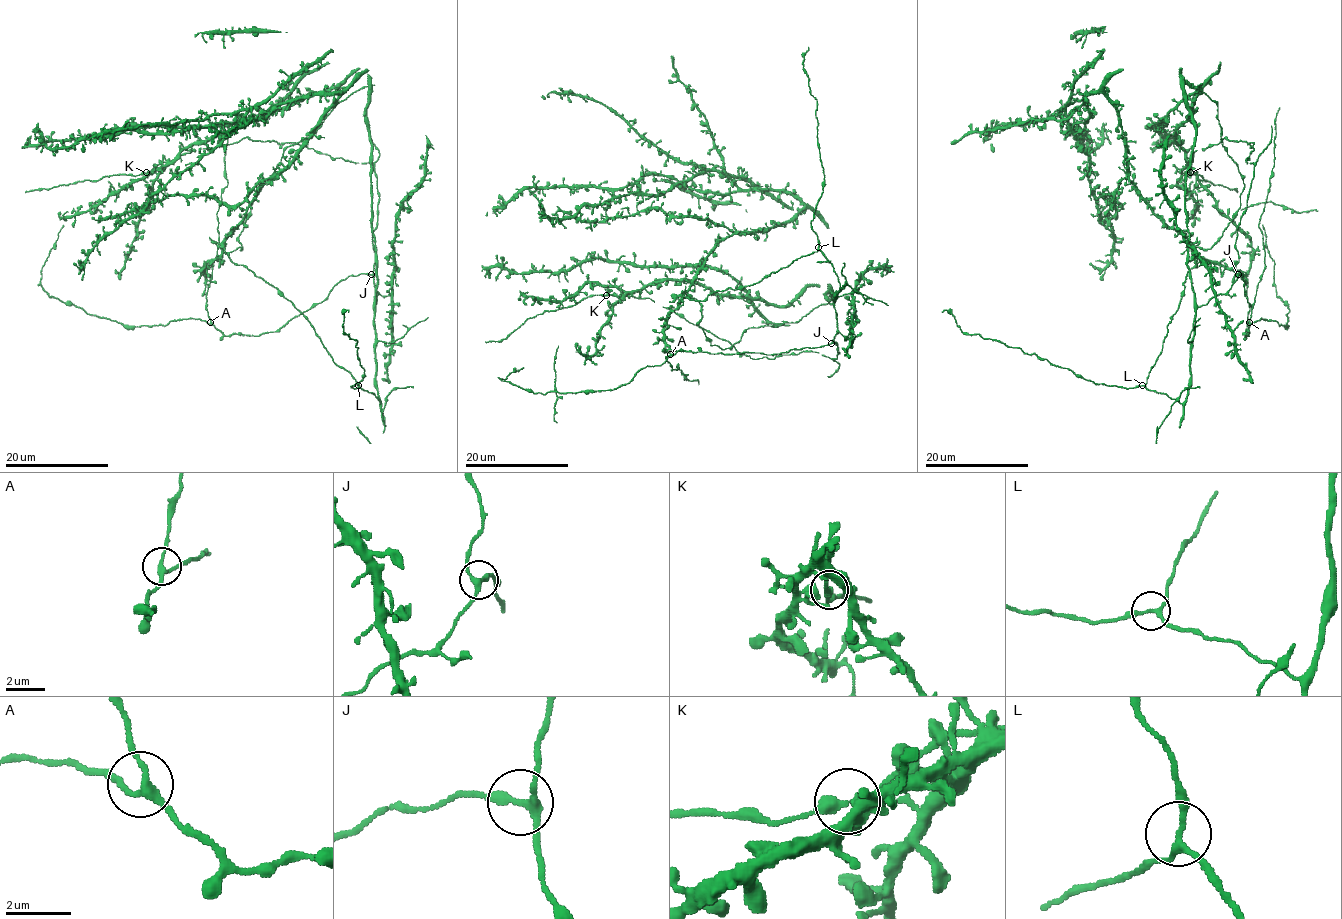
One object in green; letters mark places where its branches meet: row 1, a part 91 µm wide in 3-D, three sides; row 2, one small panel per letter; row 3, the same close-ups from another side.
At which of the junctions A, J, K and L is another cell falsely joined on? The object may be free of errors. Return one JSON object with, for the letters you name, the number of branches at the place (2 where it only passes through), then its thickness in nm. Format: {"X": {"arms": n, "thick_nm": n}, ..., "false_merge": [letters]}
{"false_merge": []}

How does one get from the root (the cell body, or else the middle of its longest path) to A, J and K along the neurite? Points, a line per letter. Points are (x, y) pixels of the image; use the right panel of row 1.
A: (1146, 388), (1181, 403), (1185, 399), (1195, 311), (1224, 294), (1240, 273), (1249, 305), (1245, 335), (1249, 322)
J: (1146, 388), (1166, 393), (1181, 403), (1185, 399), (1190, 379), (1195, 311), (1212, 298), (1224, 294), (1238, 274)
K: (1146, 388), (1181, 403), (1190, 379), (1185, 173), (1195, 122), (1180, 68), (1200, 92), (1175, 135), (1190, 173)

